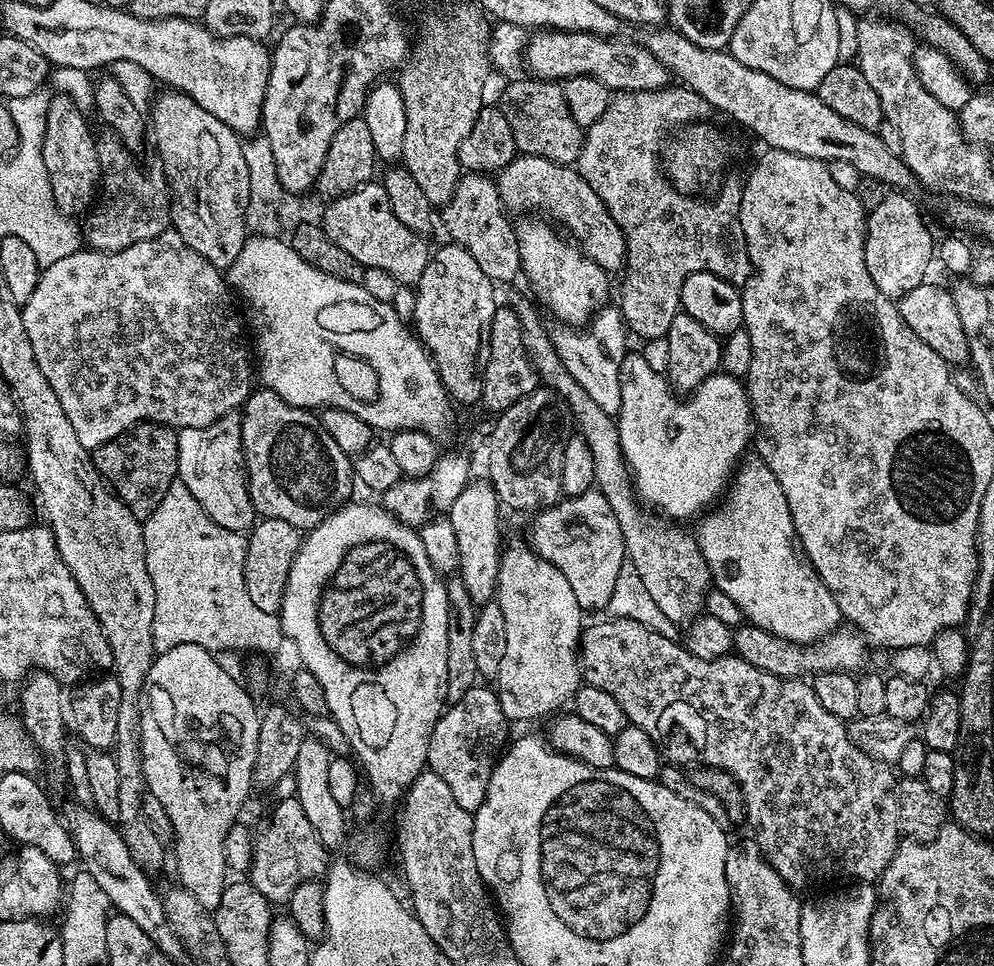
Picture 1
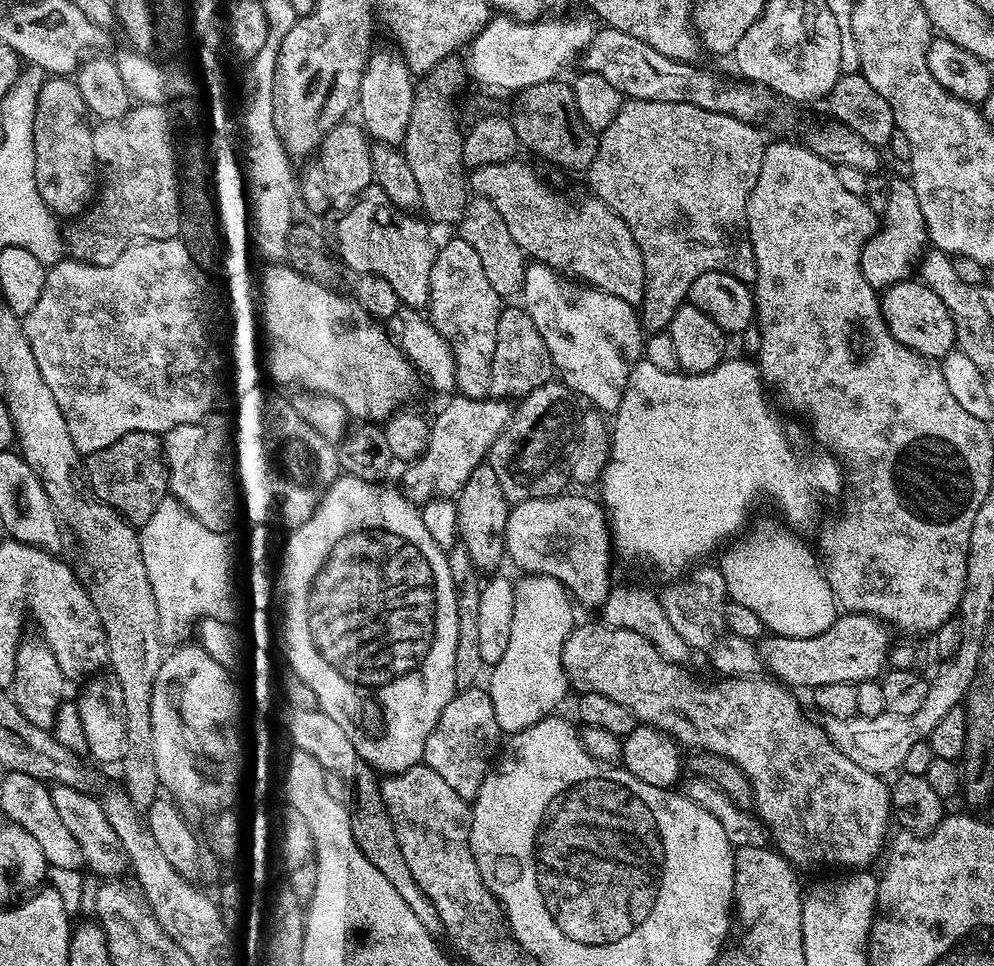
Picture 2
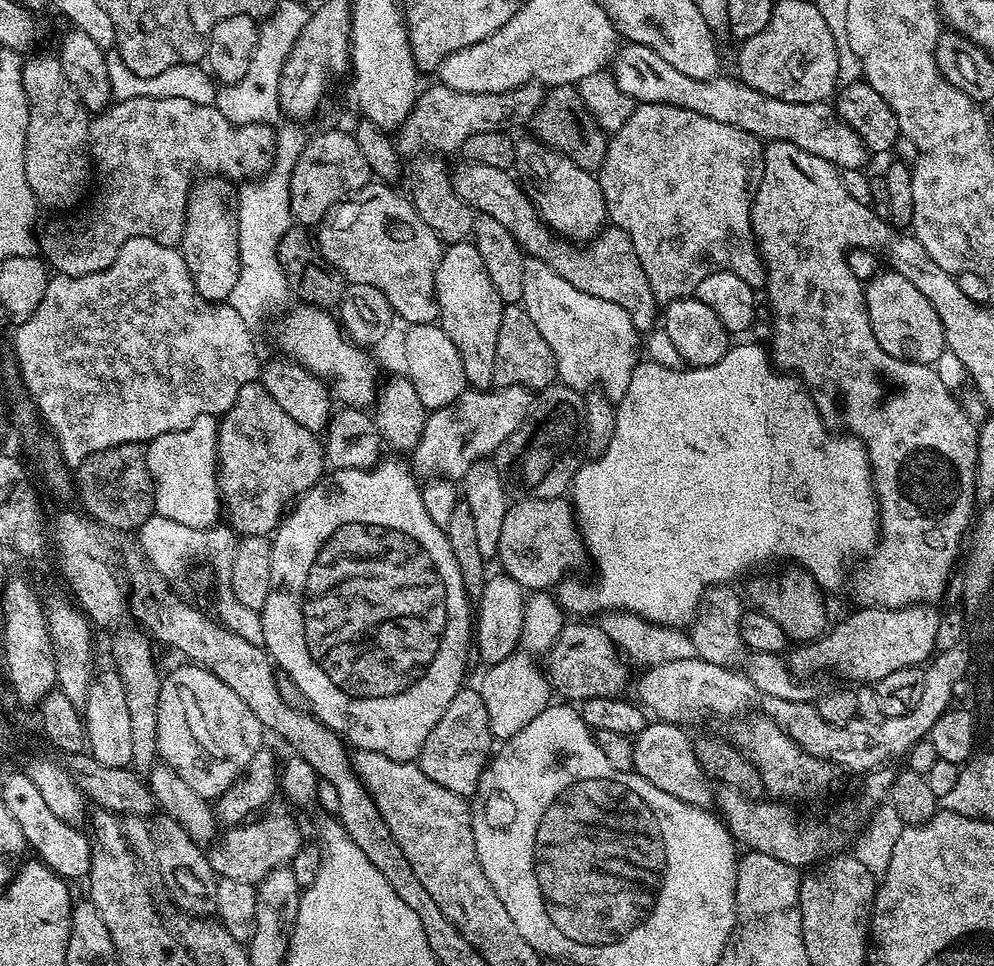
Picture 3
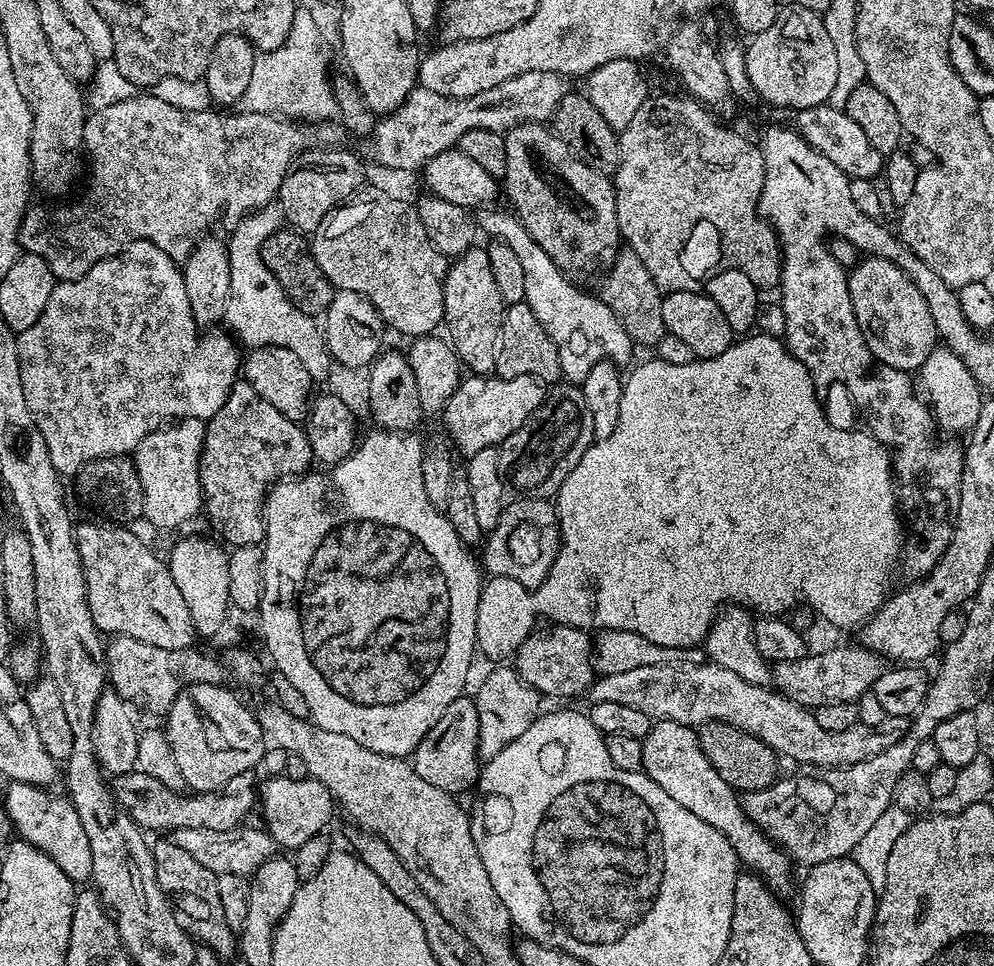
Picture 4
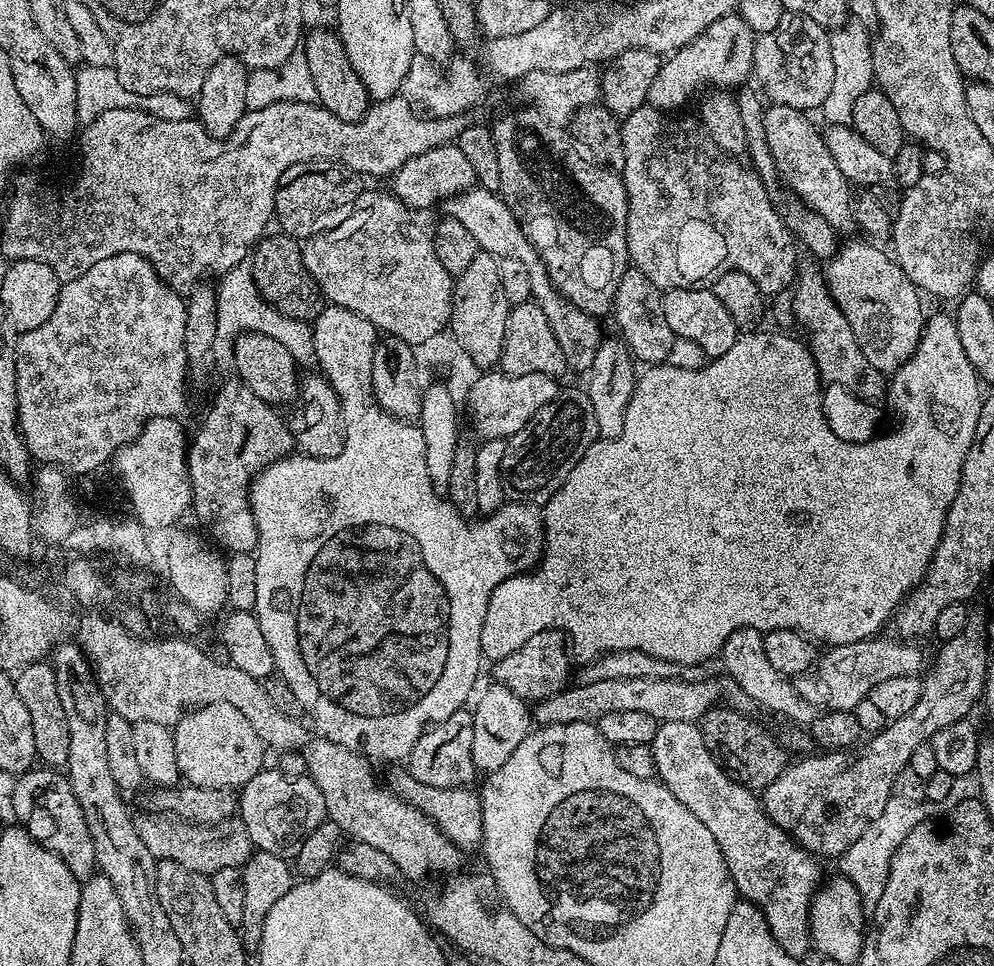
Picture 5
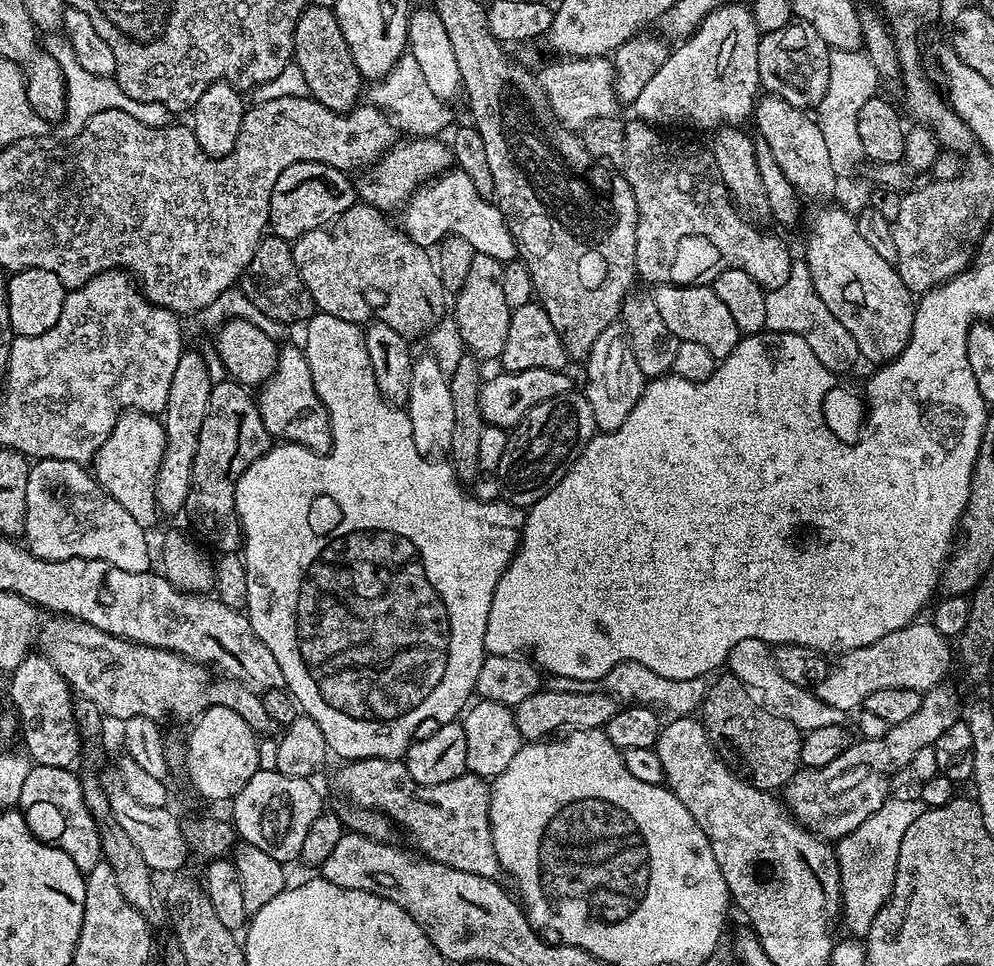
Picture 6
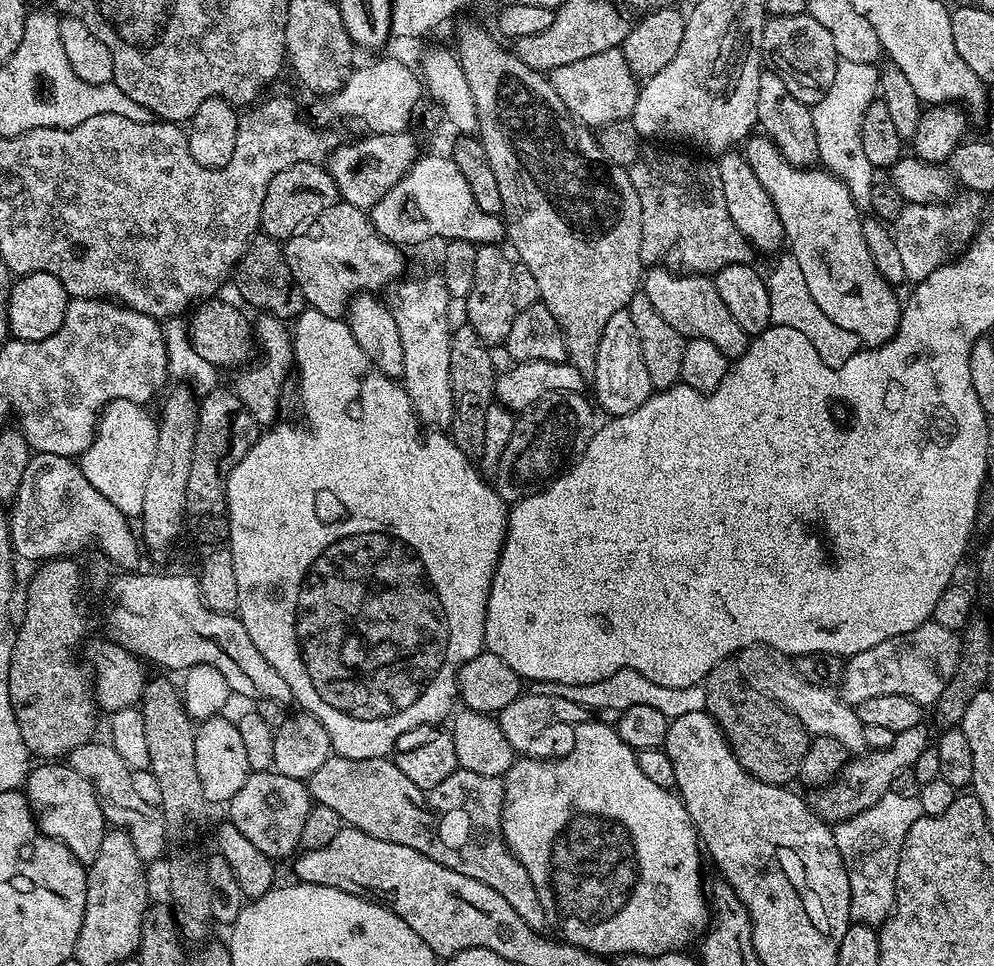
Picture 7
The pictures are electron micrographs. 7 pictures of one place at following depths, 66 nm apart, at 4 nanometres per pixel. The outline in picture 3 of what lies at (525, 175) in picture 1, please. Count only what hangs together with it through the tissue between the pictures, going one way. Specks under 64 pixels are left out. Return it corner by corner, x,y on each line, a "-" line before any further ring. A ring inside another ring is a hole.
460,162
457,168
451,169
451,173
454,194
458,194
458,198
462,198
462,202
469,204
477,213
498,218
498,222
510,230
531,259
546,262
554,274
566,278
570,286
578,286
582,294
594,294
594,298
606,298
606,302
622,306
622,310
630,314
637,332
647,334
657,327
658,305
654,290
650,290
650,278
646,278
646,270
642,270
642,262
638,262
634,242
630,242
621,228
605,227
595,240
587,241
579,252
573,241
555,235
541,220
519,179
508,168

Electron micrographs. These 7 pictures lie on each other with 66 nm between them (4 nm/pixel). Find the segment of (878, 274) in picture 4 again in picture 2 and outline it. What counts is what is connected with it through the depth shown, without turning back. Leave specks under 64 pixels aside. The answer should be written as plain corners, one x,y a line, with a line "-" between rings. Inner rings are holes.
909,278
883,289
880,309
890,334
902,346
915,348
924,356
941,358
957,347
951,314
938,296
923,282

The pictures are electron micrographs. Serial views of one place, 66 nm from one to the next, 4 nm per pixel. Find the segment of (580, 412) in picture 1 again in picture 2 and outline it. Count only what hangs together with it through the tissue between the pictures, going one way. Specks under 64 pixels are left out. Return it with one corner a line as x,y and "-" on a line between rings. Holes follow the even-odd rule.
704,562
691,569
692,580
684,580
681,584
672,584
658,599
664,608
666,618
670,618
670,626
686,642
689,650
696,648
711,649
717,640
725,635
724,605
728,603
726,578
722,578
719,567

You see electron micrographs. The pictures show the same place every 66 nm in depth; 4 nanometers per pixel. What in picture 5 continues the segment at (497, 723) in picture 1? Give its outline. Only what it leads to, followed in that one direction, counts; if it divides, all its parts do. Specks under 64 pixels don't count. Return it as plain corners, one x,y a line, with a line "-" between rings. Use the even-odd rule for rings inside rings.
467,707
460,708
450,714
445,720
437,720
435,724
425,728
424,733
414,742
414,750
410,750
406,761
406,770
418,782
435,788
462,788
471,785
472,779
478,776
474,766
474,750
470,746
474,743
474,718

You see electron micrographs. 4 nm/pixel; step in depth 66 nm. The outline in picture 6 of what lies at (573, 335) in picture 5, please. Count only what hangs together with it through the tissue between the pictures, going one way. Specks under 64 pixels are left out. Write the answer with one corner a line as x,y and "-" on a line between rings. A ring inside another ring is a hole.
449,170
428,181
409,198
402,211
404,217
398,220
399,227
419,248
428,250
439,245
446,236
457,236
466,238
476,254
504,258
516,252
516,243
502,210
489,197
478,194
474,182
462,171

